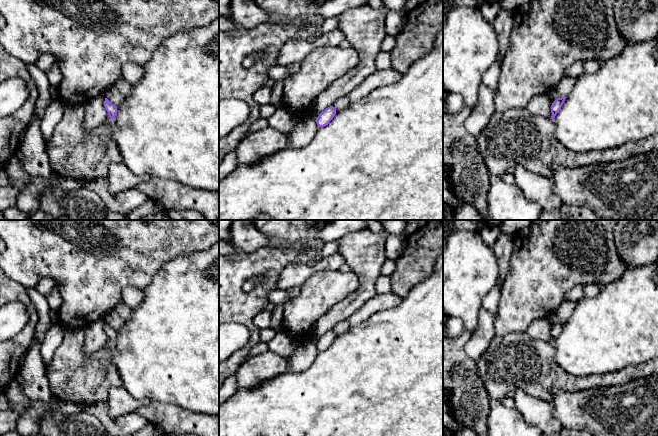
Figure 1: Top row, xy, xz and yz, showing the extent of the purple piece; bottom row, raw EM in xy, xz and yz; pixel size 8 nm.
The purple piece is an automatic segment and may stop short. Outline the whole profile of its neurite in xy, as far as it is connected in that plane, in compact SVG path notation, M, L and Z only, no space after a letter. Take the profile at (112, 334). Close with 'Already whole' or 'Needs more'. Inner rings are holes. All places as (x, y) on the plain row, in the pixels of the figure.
M105 322L104 325L104 331L106 335L108 336L109 342L114 342L117 339L117 330L112 328L107 322Z. Already whole

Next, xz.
M333 330L326 332L322 335L319 340L316 342L316 347L318 351L324 351L329 348L336 338L336 333Z. Already whole

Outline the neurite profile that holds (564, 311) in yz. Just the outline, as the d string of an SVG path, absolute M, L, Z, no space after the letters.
M569 300L563 302L555 311L553 311L547 320L553 327L557 322L567 321L572 315L575 307L578 304L578 300Z

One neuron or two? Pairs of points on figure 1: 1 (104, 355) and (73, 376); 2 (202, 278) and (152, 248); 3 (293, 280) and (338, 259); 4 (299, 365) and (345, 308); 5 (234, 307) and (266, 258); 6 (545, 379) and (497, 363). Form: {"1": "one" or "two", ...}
{"1": "one", "2": "two", "3": "one", "4": "two", "5": "one", "6": "one"}

